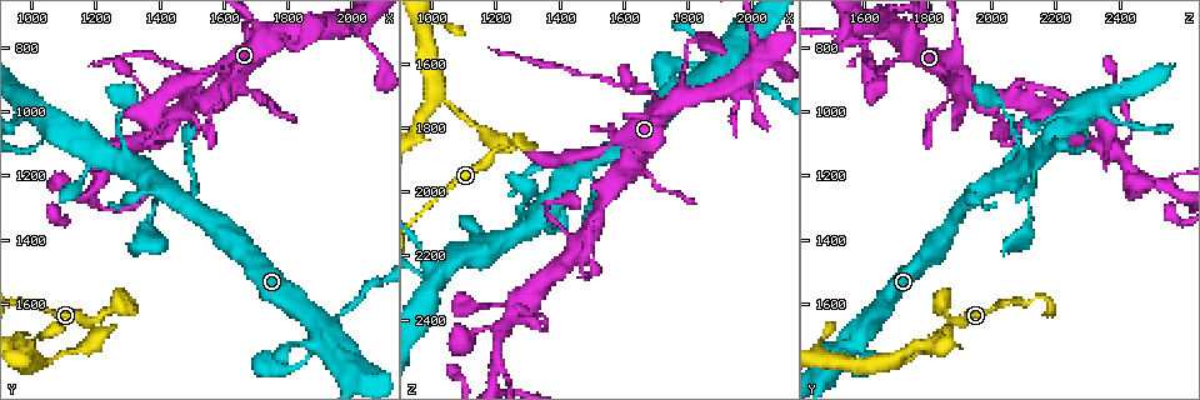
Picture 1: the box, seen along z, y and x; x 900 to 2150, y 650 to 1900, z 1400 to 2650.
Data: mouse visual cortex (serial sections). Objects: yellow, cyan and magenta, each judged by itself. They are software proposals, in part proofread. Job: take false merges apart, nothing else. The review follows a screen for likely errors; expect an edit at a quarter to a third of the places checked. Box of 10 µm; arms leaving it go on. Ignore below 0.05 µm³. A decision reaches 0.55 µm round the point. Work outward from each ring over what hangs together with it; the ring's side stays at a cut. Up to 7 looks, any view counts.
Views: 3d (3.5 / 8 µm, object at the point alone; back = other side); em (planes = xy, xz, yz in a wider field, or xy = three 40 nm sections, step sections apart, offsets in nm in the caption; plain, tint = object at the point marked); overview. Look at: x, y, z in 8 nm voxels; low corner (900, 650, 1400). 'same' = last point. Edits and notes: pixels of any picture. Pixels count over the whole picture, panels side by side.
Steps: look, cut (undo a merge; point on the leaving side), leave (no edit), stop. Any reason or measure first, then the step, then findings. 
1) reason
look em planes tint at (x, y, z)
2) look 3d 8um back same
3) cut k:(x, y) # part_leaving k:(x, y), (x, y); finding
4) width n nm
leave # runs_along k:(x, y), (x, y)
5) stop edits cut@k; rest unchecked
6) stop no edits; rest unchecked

branch point
look 3d 8um at (1210, 1650, 1870)

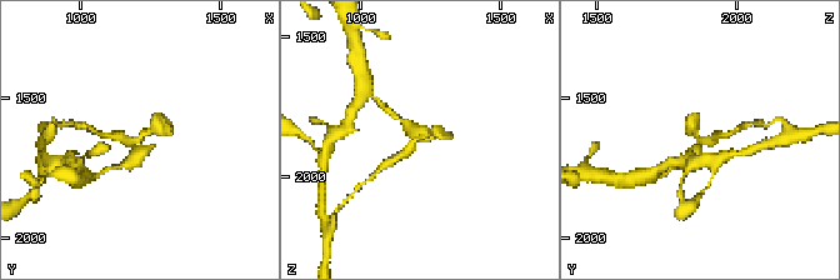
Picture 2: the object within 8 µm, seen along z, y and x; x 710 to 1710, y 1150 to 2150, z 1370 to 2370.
arms 3; arm_widths 250, 300, 350 nm; now the EM
look em xy step 5 tint same

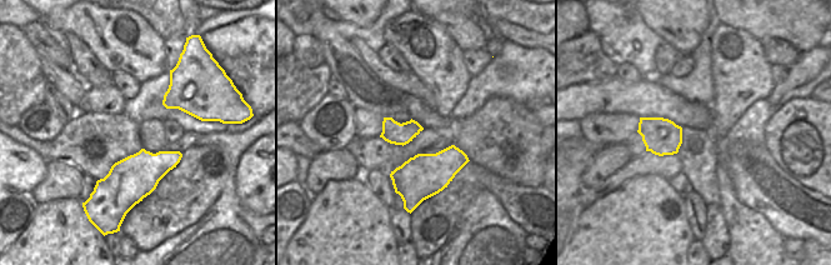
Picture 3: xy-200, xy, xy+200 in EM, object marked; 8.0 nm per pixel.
leave # runs_along 2:(720, 136), (698, 141), (680, 164); continuous, no second cell

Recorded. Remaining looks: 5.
thin arm on a thick one
look 3d 8um at (1660, 840, 1680)

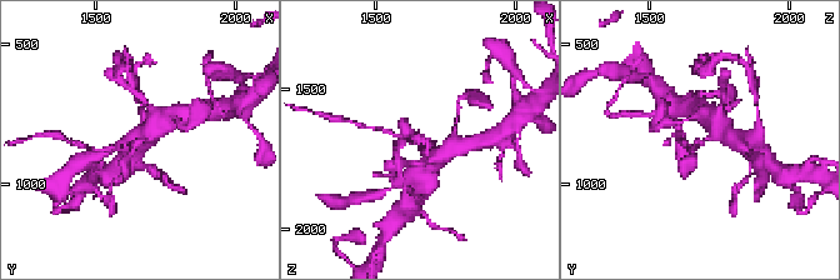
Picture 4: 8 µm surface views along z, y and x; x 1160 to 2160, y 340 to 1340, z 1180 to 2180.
closer look
look 3d 3.5um same

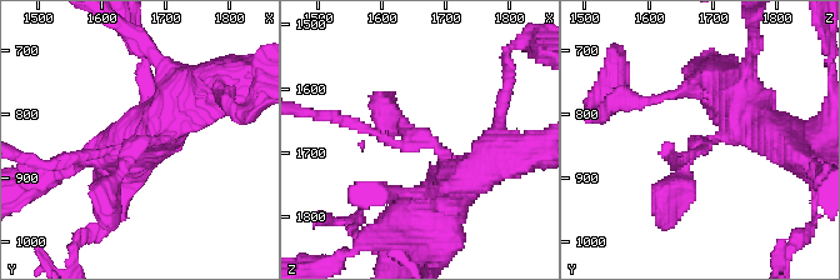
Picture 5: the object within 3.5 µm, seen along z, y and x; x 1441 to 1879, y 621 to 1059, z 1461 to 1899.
need the tissue
look em planes tint at (1660, 845, 1675)

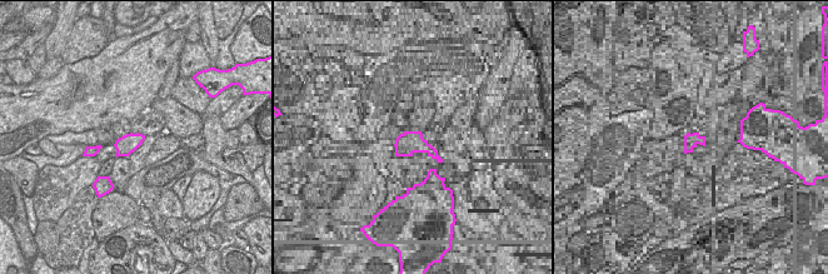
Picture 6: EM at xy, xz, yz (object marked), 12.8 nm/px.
arm_widths 150, 300, 400 nm
cut 5:(341, 119) # part_leaving 5:(380, 135), (334, 115), (315, 115); a second cell is stuck on

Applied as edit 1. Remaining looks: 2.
stop edits cut@5; rest unchecked

